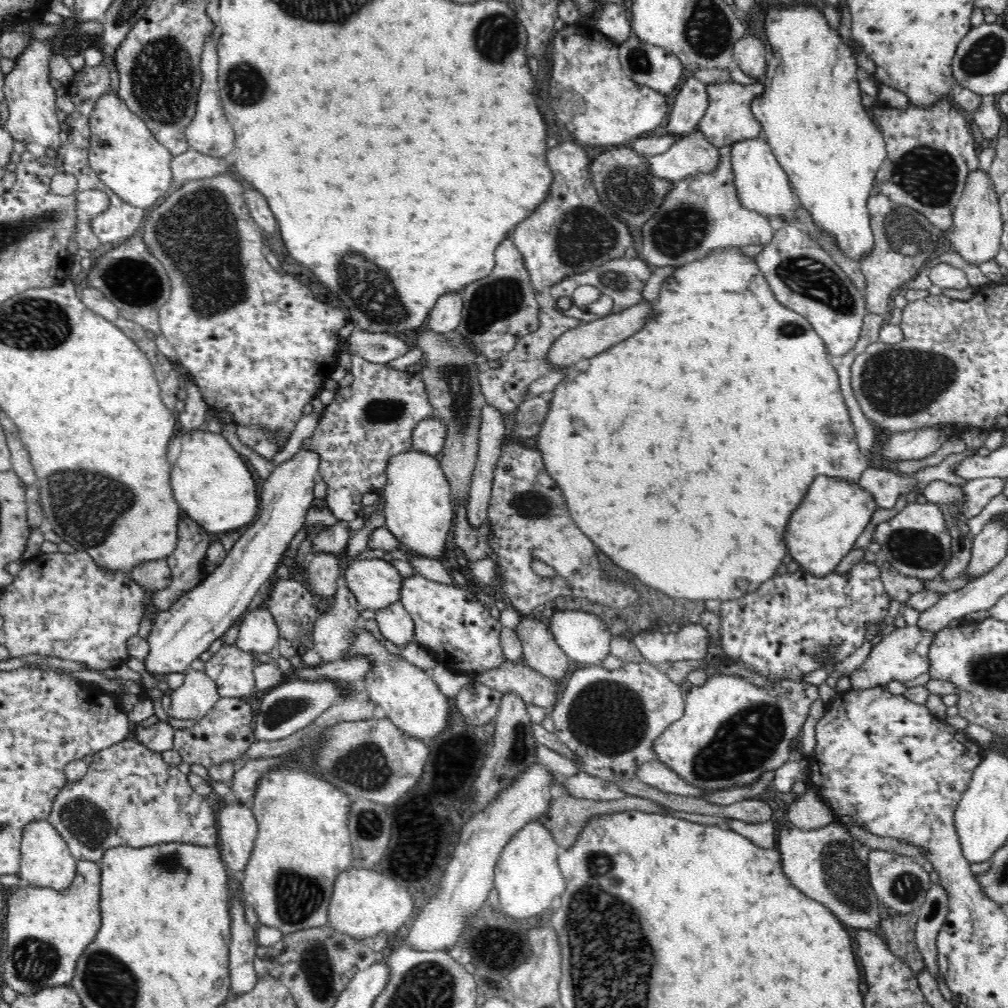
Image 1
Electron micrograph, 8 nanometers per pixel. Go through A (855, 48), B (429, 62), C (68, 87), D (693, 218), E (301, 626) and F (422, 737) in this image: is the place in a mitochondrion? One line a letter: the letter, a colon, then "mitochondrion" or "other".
A: other
B: other
C: other
D: mitochondrion
E: other
F: other

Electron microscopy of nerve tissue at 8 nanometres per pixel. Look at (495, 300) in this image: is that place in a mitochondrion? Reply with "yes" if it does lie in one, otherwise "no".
yes

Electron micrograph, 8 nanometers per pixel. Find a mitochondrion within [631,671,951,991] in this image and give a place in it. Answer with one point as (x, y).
(742, 744)

